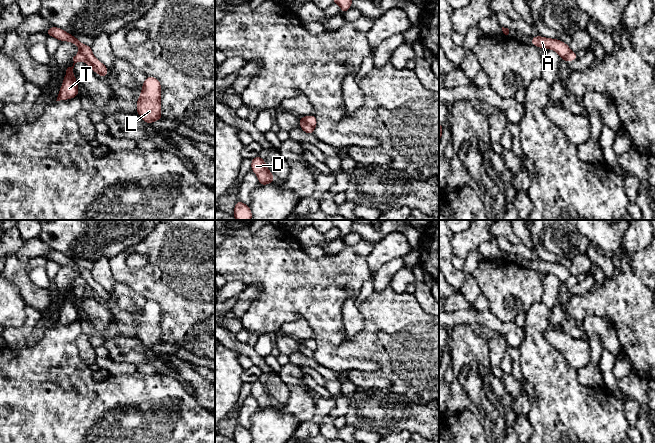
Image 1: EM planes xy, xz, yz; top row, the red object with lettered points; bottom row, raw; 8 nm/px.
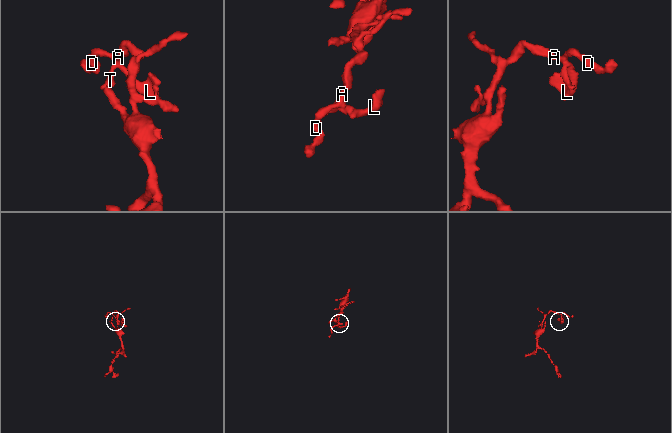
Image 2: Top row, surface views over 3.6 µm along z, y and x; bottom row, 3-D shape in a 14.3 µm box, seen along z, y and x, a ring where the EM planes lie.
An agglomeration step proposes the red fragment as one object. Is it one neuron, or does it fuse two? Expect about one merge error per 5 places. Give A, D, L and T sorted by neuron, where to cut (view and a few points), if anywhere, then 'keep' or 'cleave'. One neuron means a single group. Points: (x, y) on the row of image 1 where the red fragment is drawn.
A D L / T; cut in xz along (302, 117), (313, 128); cleave

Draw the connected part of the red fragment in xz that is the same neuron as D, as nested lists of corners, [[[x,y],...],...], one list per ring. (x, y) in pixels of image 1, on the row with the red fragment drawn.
[[[259,155],[251,160],[251,170],[257,175],[259,185],[264,186],[274,183],[275,179],[273,174],[267,168],[265,160],[263,160]]]

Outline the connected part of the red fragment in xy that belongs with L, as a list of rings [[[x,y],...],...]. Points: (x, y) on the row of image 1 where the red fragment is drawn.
[[[147,76],[142,85],[141,95],[137,98],[136,109],[136,113],[143,118],[147,125],[163,119],[160,98],[160,81],[153,76]]]

